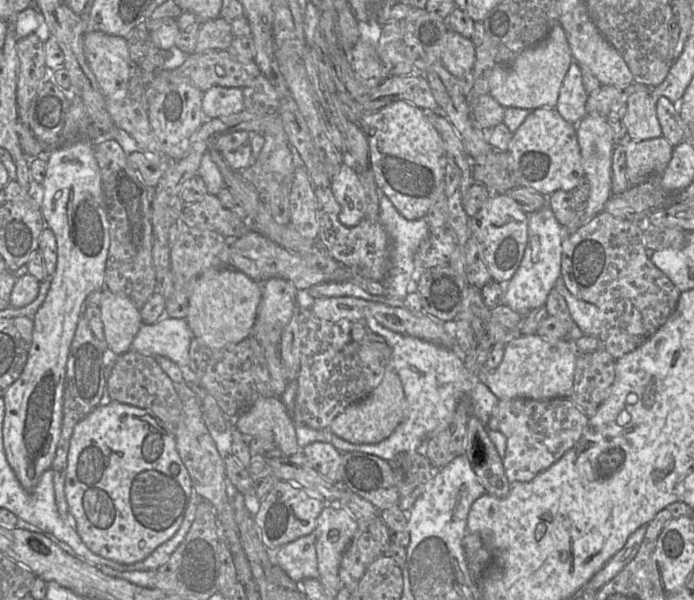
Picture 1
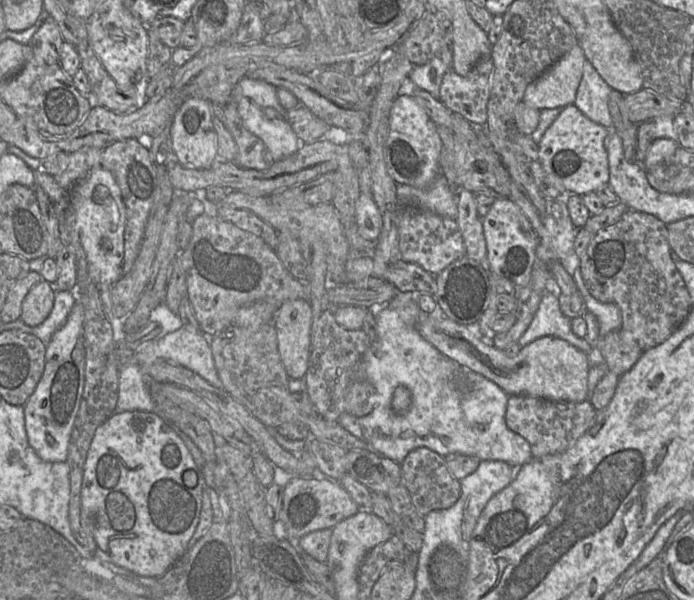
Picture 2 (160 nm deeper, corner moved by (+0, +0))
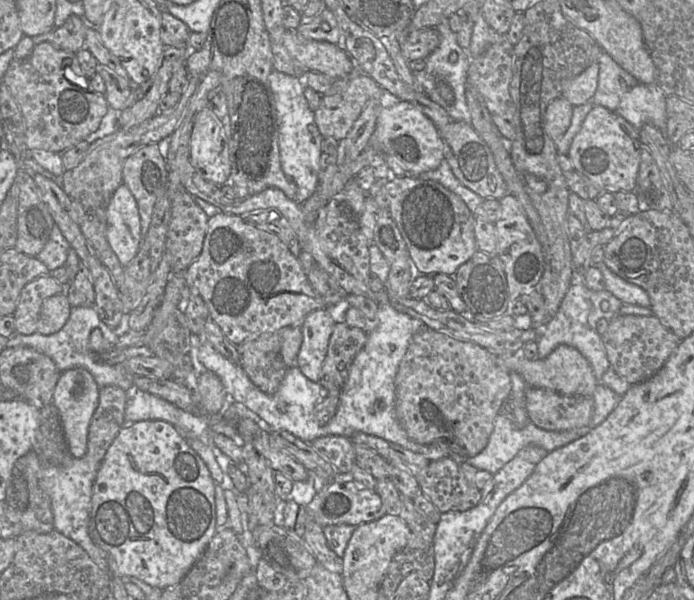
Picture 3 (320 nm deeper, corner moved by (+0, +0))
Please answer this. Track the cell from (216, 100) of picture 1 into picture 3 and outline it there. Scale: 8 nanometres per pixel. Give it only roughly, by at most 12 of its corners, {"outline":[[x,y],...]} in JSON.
{"outline":[[272,71],[281,166],[302,205],[322,172],[315,114],[300,77]]}

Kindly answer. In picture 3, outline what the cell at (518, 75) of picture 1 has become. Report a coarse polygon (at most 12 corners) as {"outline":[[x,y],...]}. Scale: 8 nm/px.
{"outline":[[593,63],[564,85],[573,106],[588,103],[597,90]]}

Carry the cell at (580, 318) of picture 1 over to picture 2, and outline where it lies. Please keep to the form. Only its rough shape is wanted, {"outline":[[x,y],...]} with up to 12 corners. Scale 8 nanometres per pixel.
{"outline":[[580,269],[572,278],[587,310],[597,318],[599,337],[620,329],[619,307],[590,295]]}

